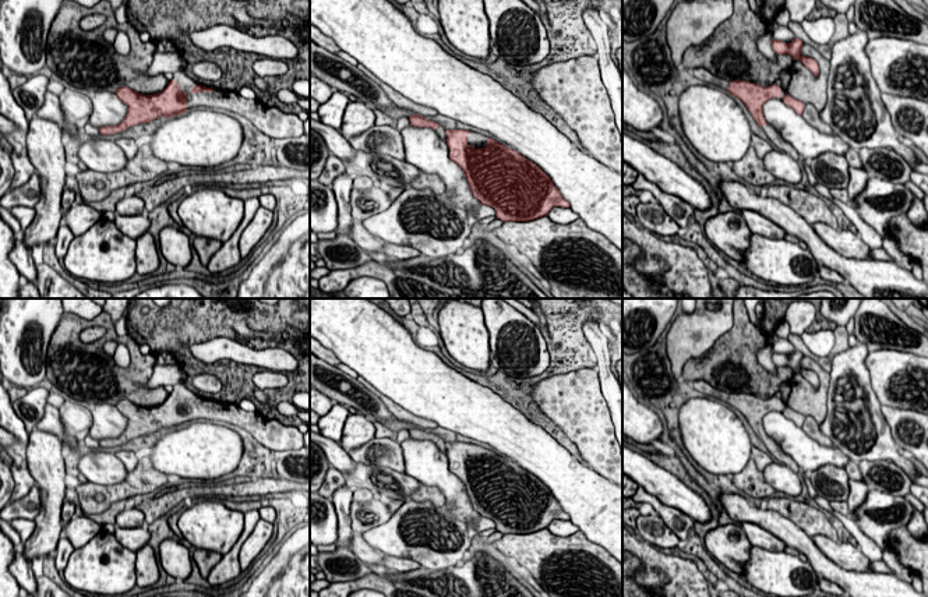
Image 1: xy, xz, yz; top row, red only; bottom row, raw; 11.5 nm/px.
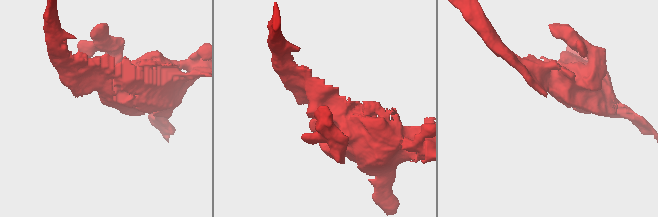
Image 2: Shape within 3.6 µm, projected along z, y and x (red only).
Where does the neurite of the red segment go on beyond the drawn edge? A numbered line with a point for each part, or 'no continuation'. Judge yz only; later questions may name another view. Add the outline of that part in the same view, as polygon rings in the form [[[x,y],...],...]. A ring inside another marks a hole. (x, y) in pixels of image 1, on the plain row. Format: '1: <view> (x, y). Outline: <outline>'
1: yz (702, 387). Outline: [[[702,379],[692,381],[691,386],[708,398],[720,399],[726,403],[727,403],[727,399],[730,398],[730,393],[720,391],[720,389],[716,389],[709,382],[702,381]]]
2: yz (772, 447). Outline: [[[765,437],[762,439],[762,442],[765,444],[769,455],[773,456],[779,463],[786,464],[787,467],[790,467],[795,473],[800,473],[801,471],[801,469],[798,467],[798,464],[787,453],[784,453],[781,451],[781,448],[779,446],[777,442],[774,442],[769,437]]]

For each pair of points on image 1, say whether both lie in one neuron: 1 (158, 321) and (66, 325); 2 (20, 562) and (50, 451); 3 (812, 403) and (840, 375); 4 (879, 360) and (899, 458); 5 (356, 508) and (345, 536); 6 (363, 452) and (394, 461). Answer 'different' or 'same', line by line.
1: different
2: different
3: different
4: different
5: different
6: same

